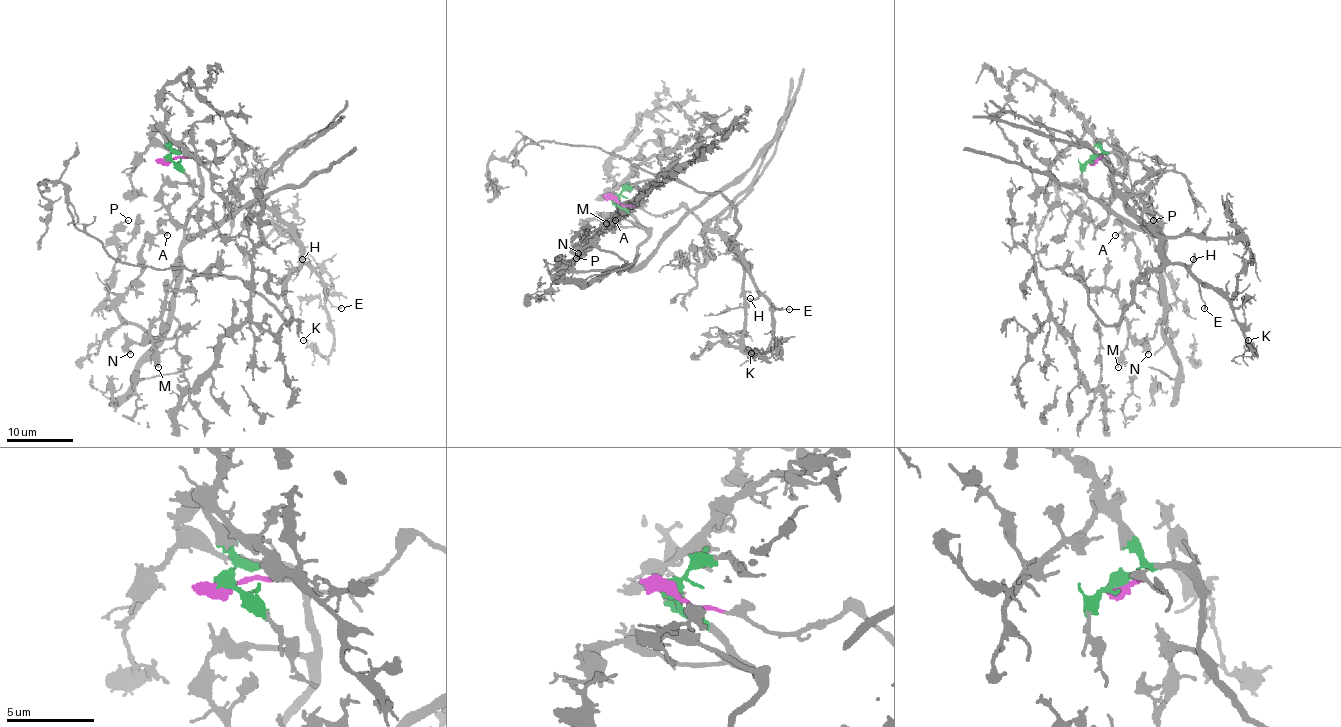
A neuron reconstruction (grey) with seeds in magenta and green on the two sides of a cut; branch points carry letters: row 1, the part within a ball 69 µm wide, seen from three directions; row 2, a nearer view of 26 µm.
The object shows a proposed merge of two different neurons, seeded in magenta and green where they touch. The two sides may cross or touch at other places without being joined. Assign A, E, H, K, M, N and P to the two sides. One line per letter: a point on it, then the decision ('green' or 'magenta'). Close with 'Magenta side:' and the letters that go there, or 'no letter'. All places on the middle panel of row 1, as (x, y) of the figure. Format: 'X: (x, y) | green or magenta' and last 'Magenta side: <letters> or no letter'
A: (615, 220) | green
E: (789, 309) | magenta
H: (750, 298) | magenta
K: (751, 353) | magenta
M: (606, 223) | green
N: (578, 253) | green
P: (576, 258) | green
Magenta side: E, H, K

